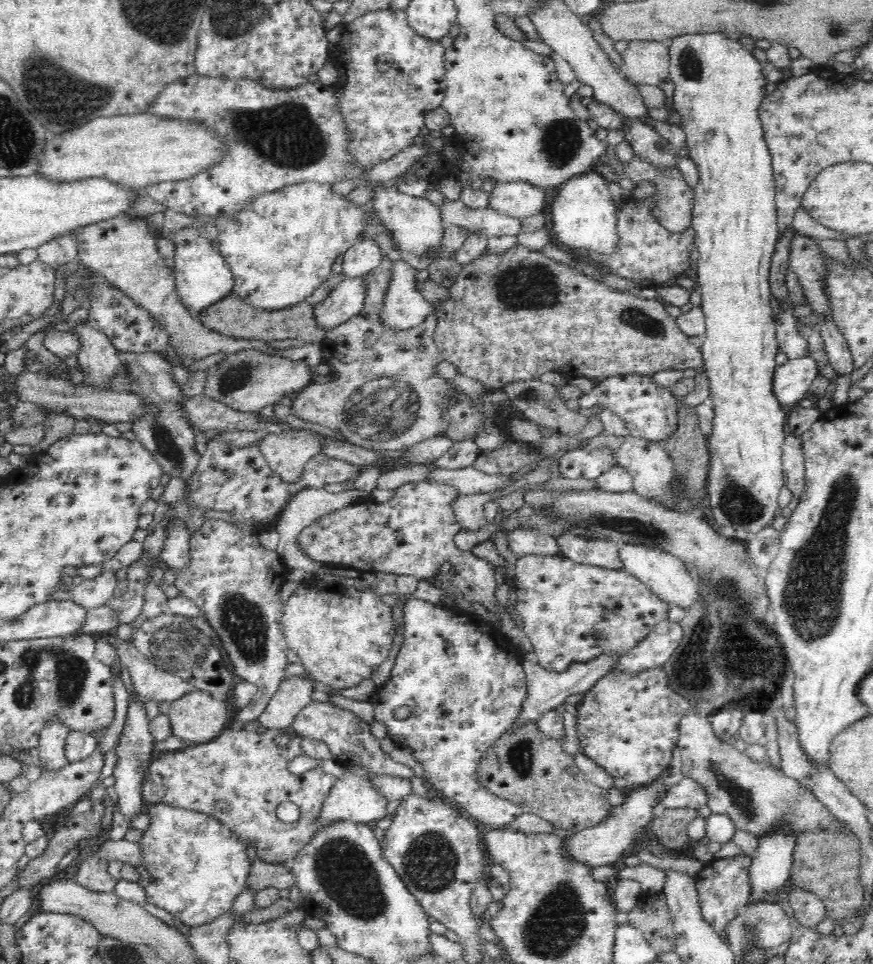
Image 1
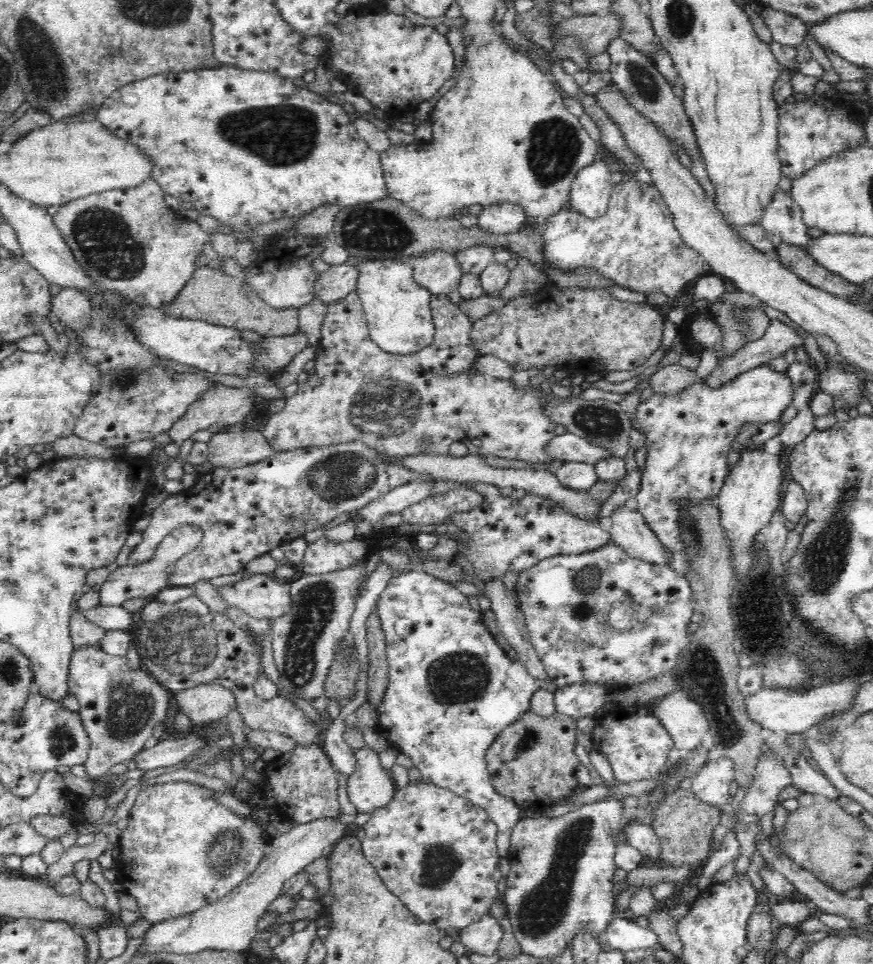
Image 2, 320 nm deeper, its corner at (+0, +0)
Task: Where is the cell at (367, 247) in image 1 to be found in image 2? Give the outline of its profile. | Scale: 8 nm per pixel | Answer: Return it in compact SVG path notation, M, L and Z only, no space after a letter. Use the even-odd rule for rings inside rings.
M350 264L331 265L320 273L314 286L314 298L328 304L344 298L352 291L356 291L360 269Z

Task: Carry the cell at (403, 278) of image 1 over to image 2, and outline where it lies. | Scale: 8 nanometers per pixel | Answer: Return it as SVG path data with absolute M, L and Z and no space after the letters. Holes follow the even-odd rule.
M362 259L356 267L360 269L356 292L362 299L370 340L392 354L412 354L430 346L435 335L431 292L416 282L413 266L402 259Z

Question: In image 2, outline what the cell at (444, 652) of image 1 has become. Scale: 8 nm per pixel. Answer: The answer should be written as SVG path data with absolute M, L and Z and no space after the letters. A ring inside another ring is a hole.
M422 570L392 576L377 603L388 659L388 684L384 696L375 706L379 717L378 730L399 752L411 758L413 766L421 772L422 782L452 791L484 809L497 826L499 856L507 857L514 827L522 816L511 798L494 789L486 752L504 728L531 710L532 696L544 687L544 681L530 674L518 658L512 660L506 656L504 648L486 629L483 612L472 609L466 595ZM402 620L408 620L408 630L398 632L396 626Z

